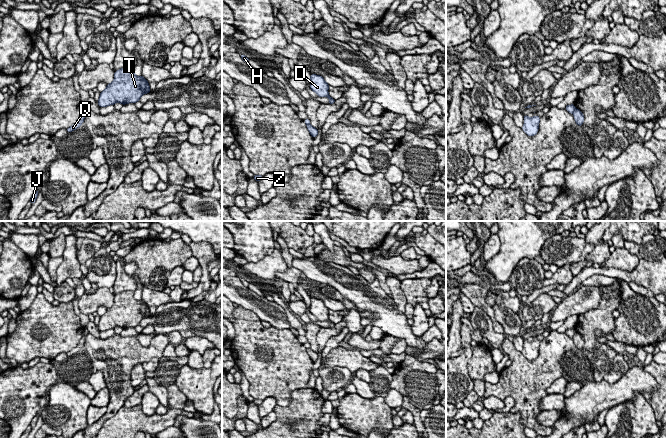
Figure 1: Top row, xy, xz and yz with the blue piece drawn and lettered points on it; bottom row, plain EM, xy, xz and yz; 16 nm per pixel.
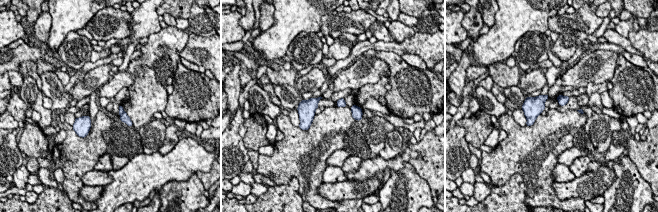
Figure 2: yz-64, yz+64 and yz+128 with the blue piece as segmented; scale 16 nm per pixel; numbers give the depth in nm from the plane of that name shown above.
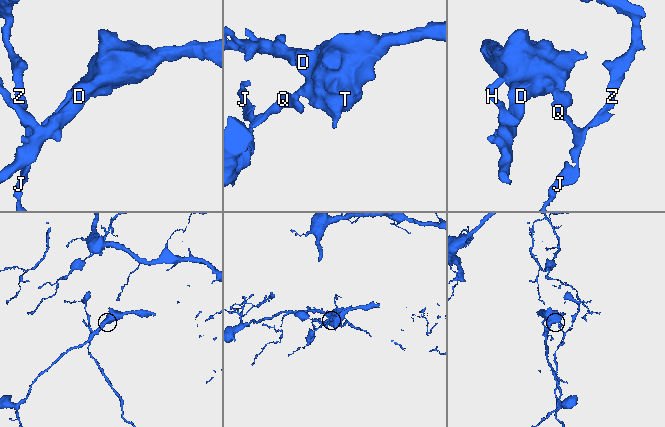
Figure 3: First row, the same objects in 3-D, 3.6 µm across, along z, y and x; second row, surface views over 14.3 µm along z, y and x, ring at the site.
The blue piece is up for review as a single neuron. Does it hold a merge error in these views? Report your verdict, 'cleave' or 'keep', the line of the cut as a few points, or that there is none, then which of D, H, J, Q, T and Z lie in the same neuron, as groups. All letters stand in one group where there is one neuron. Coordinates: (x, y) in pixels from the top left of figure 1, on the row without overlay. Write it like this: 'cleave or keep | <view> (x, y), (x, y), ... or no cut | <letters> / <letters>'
cleave | yz (575, 332), (572, 336) | D H T / J Q Z

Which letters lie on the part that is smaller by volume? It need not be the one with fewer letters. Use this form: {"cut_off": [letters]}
{"cut_off": ["J", "Q", "Z"]}

